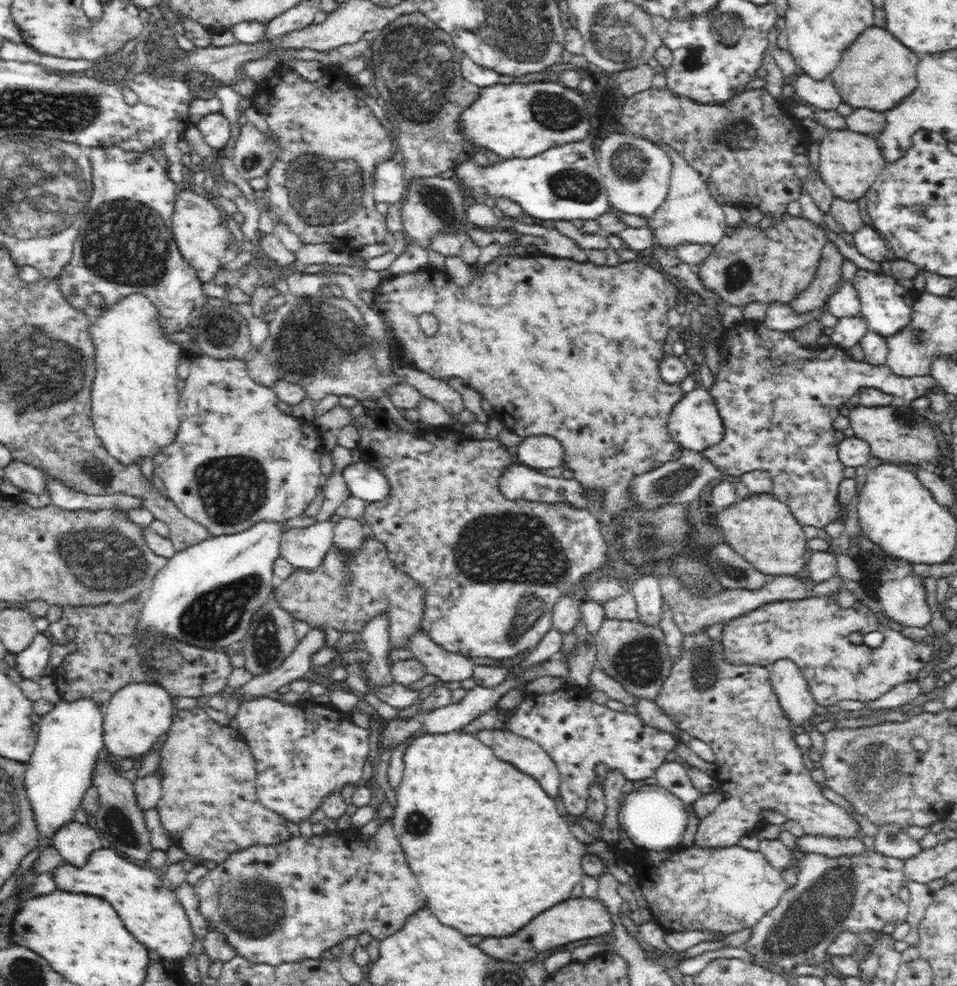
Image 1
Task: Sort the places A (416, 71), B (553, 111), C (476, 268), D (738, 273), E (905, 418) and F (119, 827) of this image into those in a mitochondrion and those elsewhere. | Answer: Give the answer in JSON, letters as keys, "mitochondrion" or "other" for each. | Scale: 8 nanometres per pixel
{"A":"mitochondrion","B":"mitochondrion","C":"other","D":"mitochondrion","E":"mitochondrion","F":"mitochondrion"}

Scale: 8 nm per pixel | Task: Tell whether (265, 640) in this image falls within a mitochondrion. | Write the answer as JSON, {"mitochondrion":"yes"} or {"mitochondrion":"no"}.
{"mitochondrion":"yes"}

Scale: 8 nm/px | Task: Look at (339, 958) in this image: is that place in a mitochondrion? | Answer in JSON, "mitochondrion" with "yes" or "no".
{"mitochondrion":"no"}

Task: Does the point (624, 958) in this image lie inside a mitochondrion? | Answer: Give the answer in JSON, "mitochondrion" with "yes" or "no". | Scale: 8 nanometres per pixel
{"mitochondrion":"no"}

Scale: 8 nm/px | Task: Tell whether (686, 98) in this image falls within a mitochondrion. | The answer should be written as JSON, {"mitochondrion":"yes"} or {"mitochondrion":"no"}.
{"mitochondrion":"no"}

